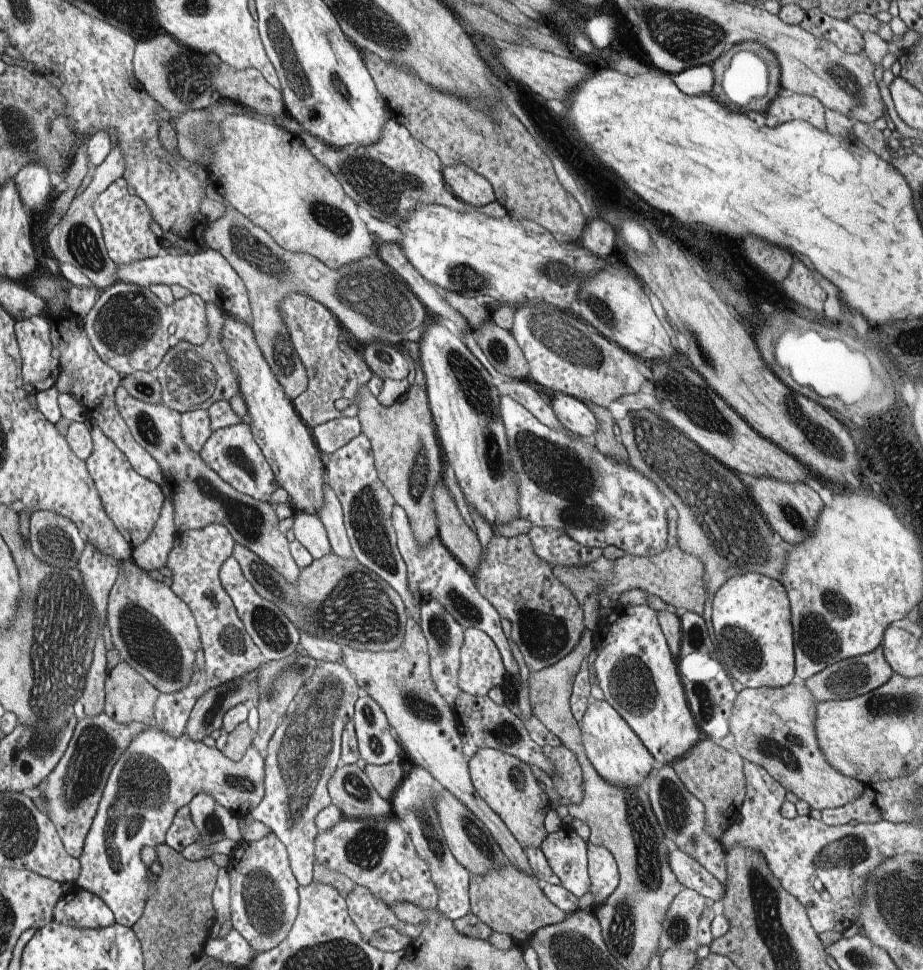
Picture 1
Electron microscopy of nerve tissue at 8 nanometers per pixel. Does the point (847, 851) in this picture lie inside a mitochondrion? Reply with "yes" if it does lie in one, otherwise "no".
yes

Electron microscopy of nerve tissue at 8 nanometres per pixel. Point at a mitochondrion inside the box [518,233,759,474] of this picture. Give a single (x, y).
(559, 336)

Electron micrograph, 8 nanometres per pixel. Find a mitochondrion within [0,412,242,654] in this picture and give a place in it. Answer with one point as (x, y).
(54, 541)

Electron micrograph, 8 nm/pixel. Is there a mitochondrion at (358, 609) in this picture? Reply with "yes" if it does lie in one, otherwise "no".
yes

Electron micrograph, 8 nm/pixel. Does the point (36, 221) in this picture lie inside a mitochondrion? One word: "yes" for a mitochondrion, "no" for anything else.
no

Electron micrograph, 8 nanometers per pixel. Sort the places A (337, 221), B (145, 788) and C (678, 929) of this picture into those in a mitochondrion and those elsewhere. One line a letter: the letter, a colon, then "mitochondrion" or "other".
A: mitochondrion
B: mitochondrion
C: mitochondrion

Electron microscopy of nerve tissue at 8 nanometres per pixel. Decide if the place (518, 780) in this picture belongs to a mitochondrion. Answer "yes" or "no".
yes

